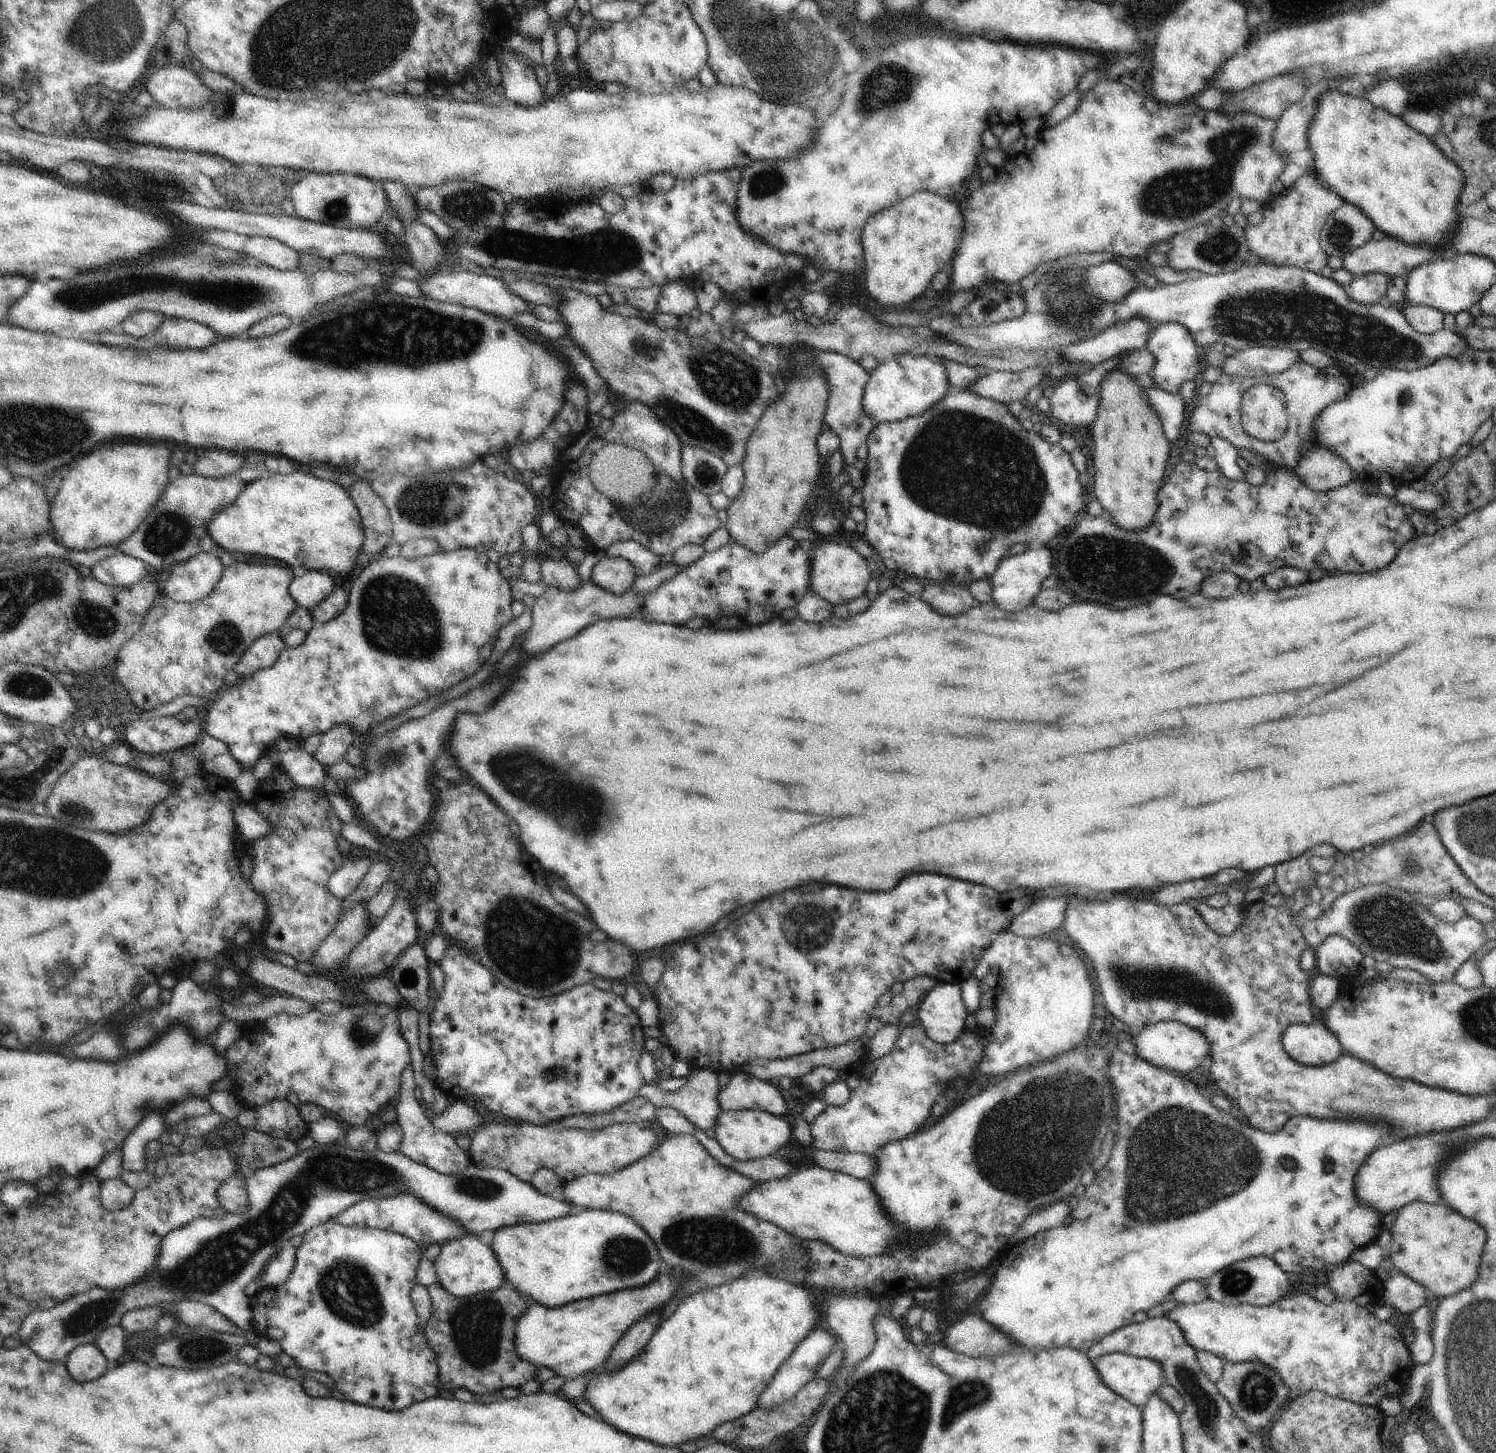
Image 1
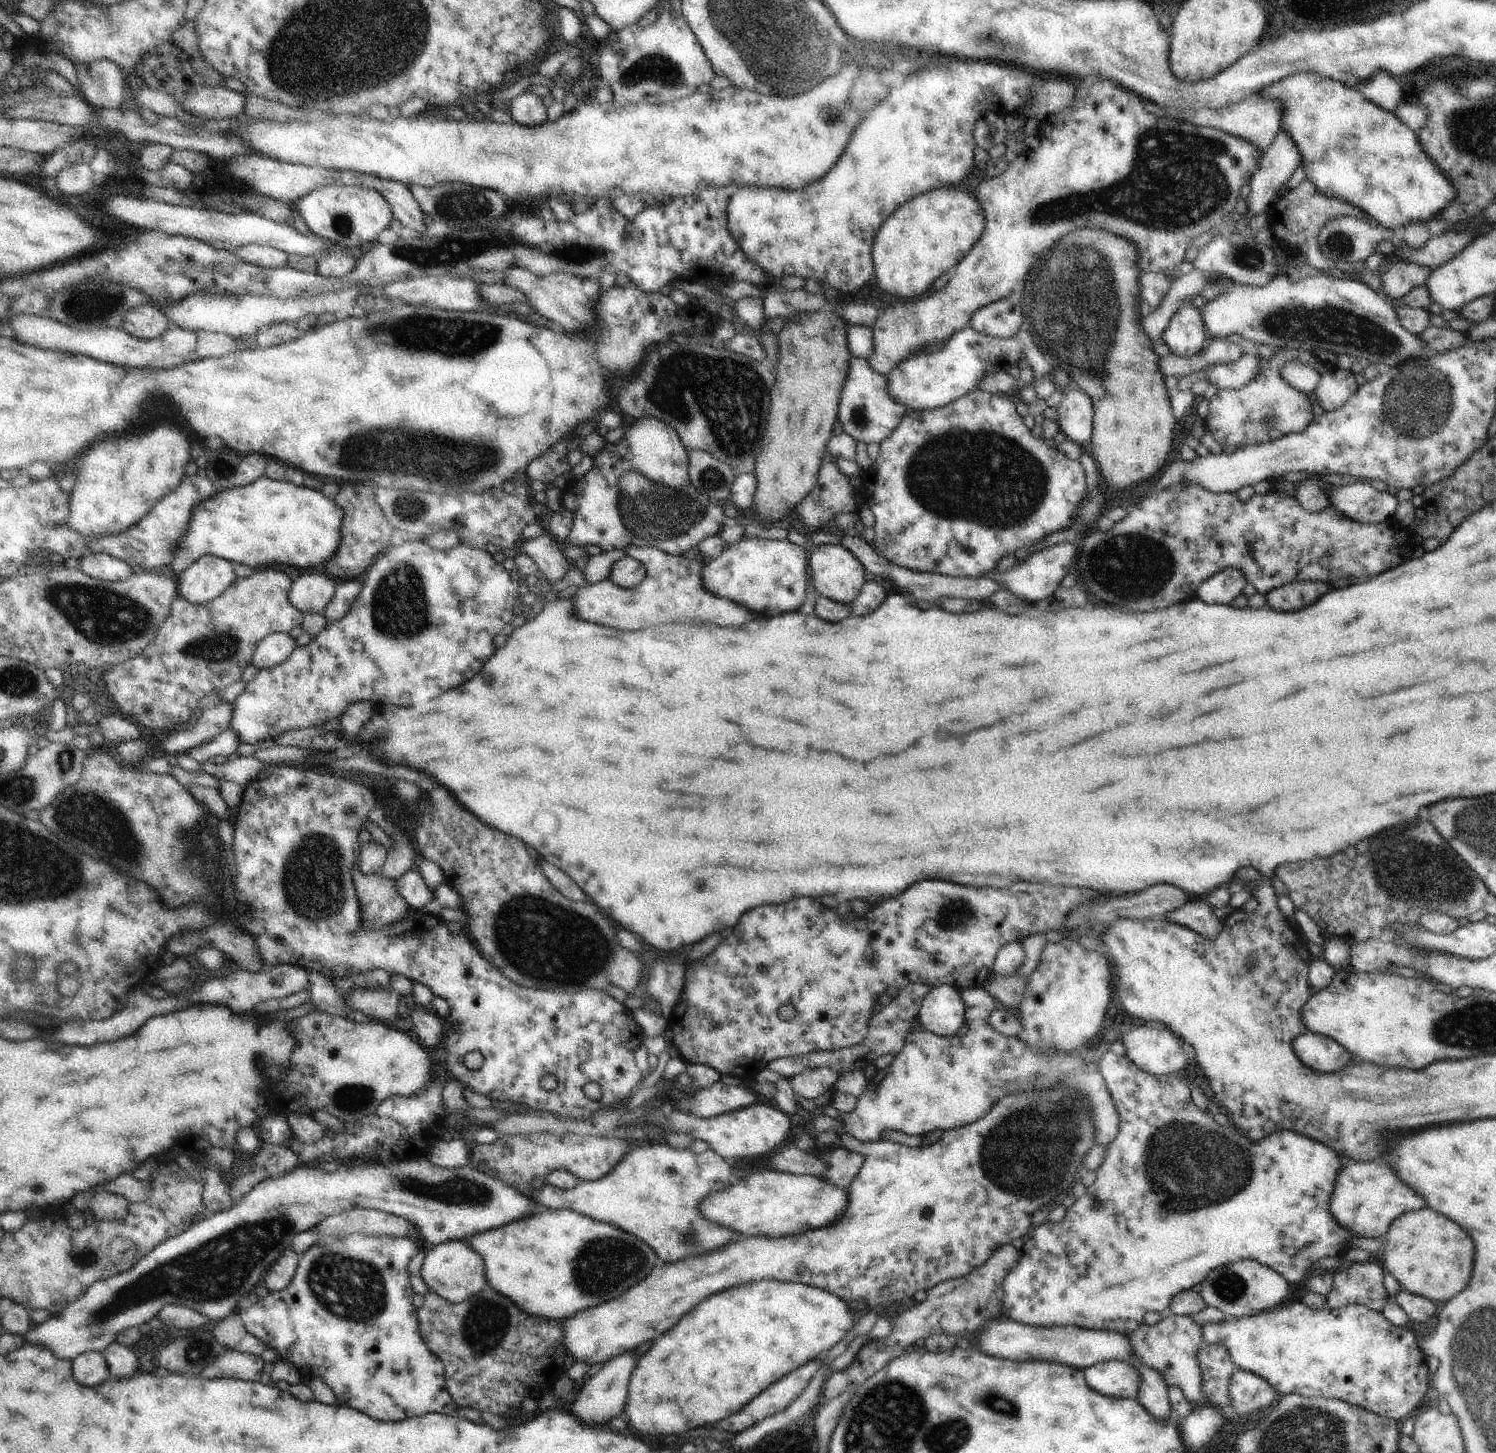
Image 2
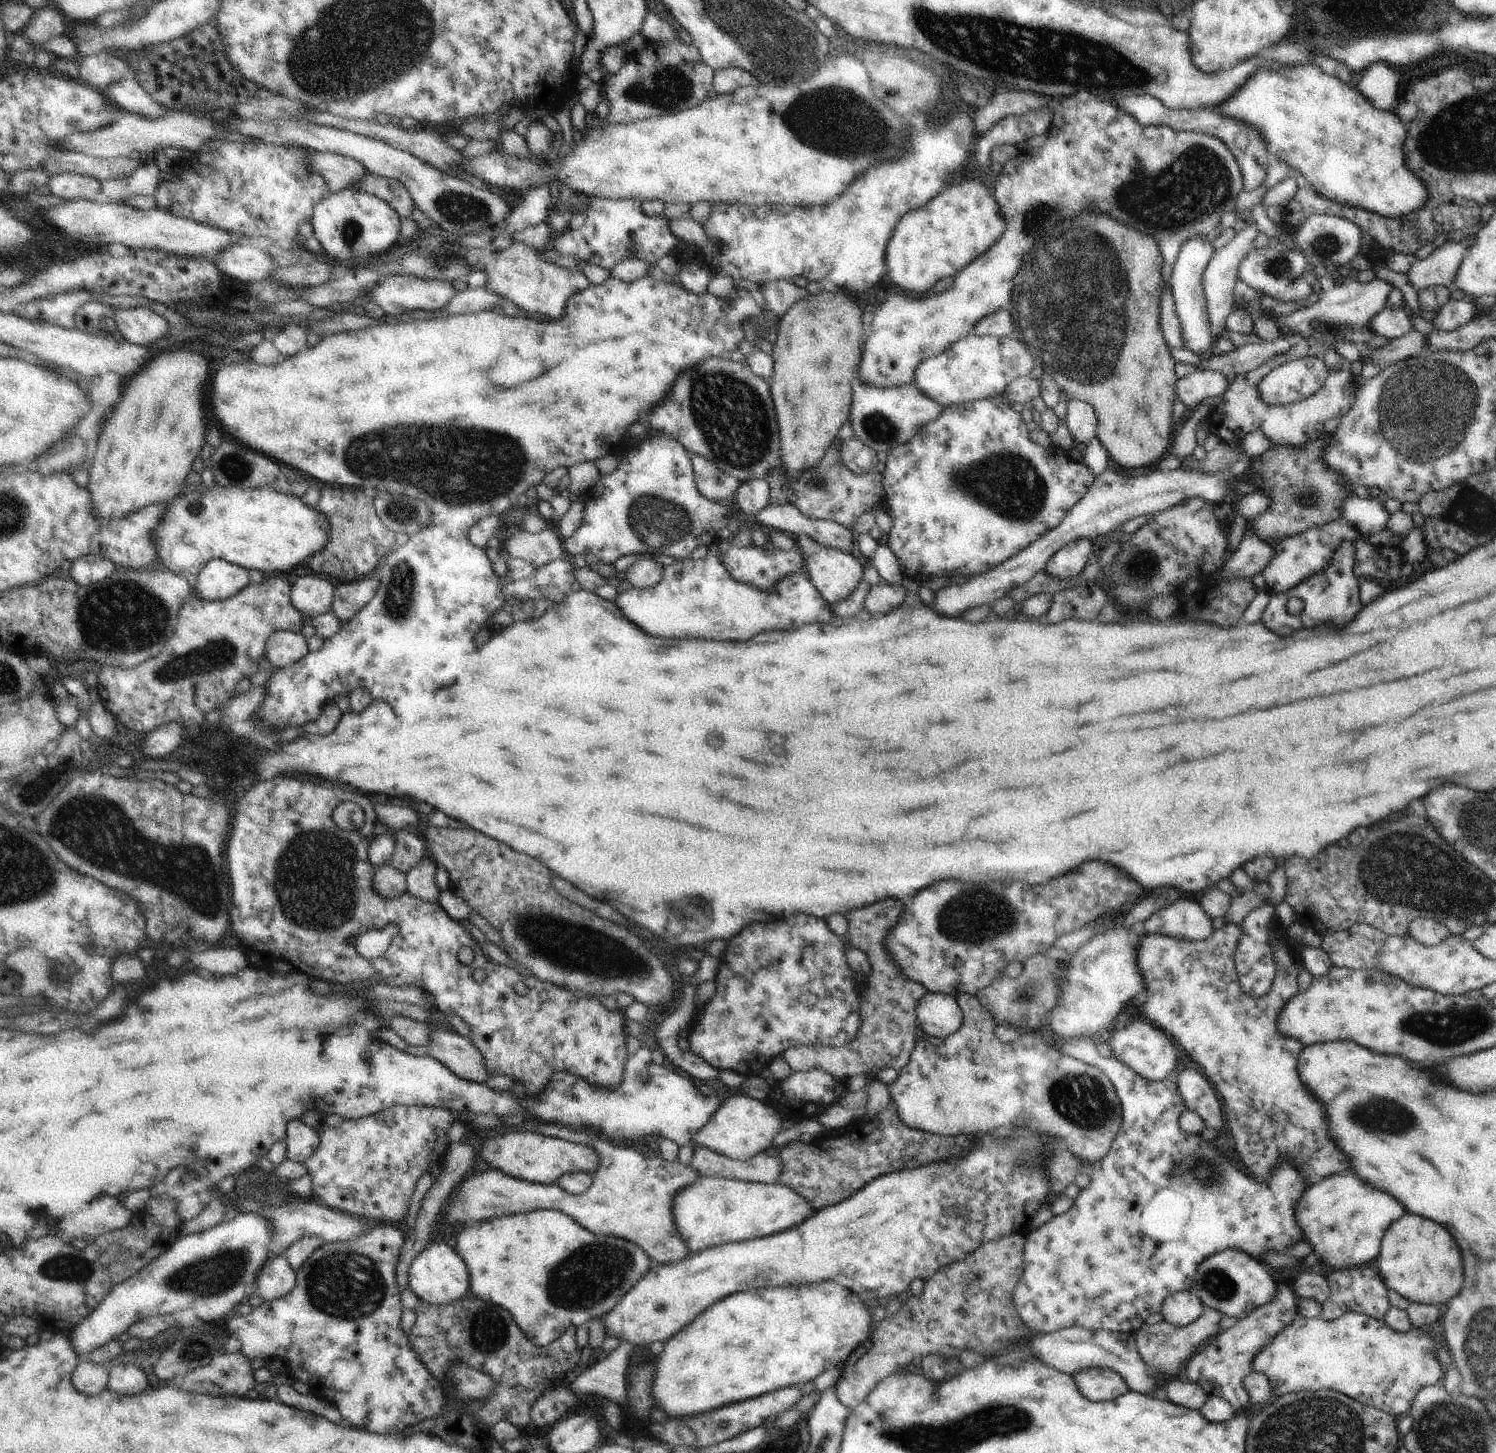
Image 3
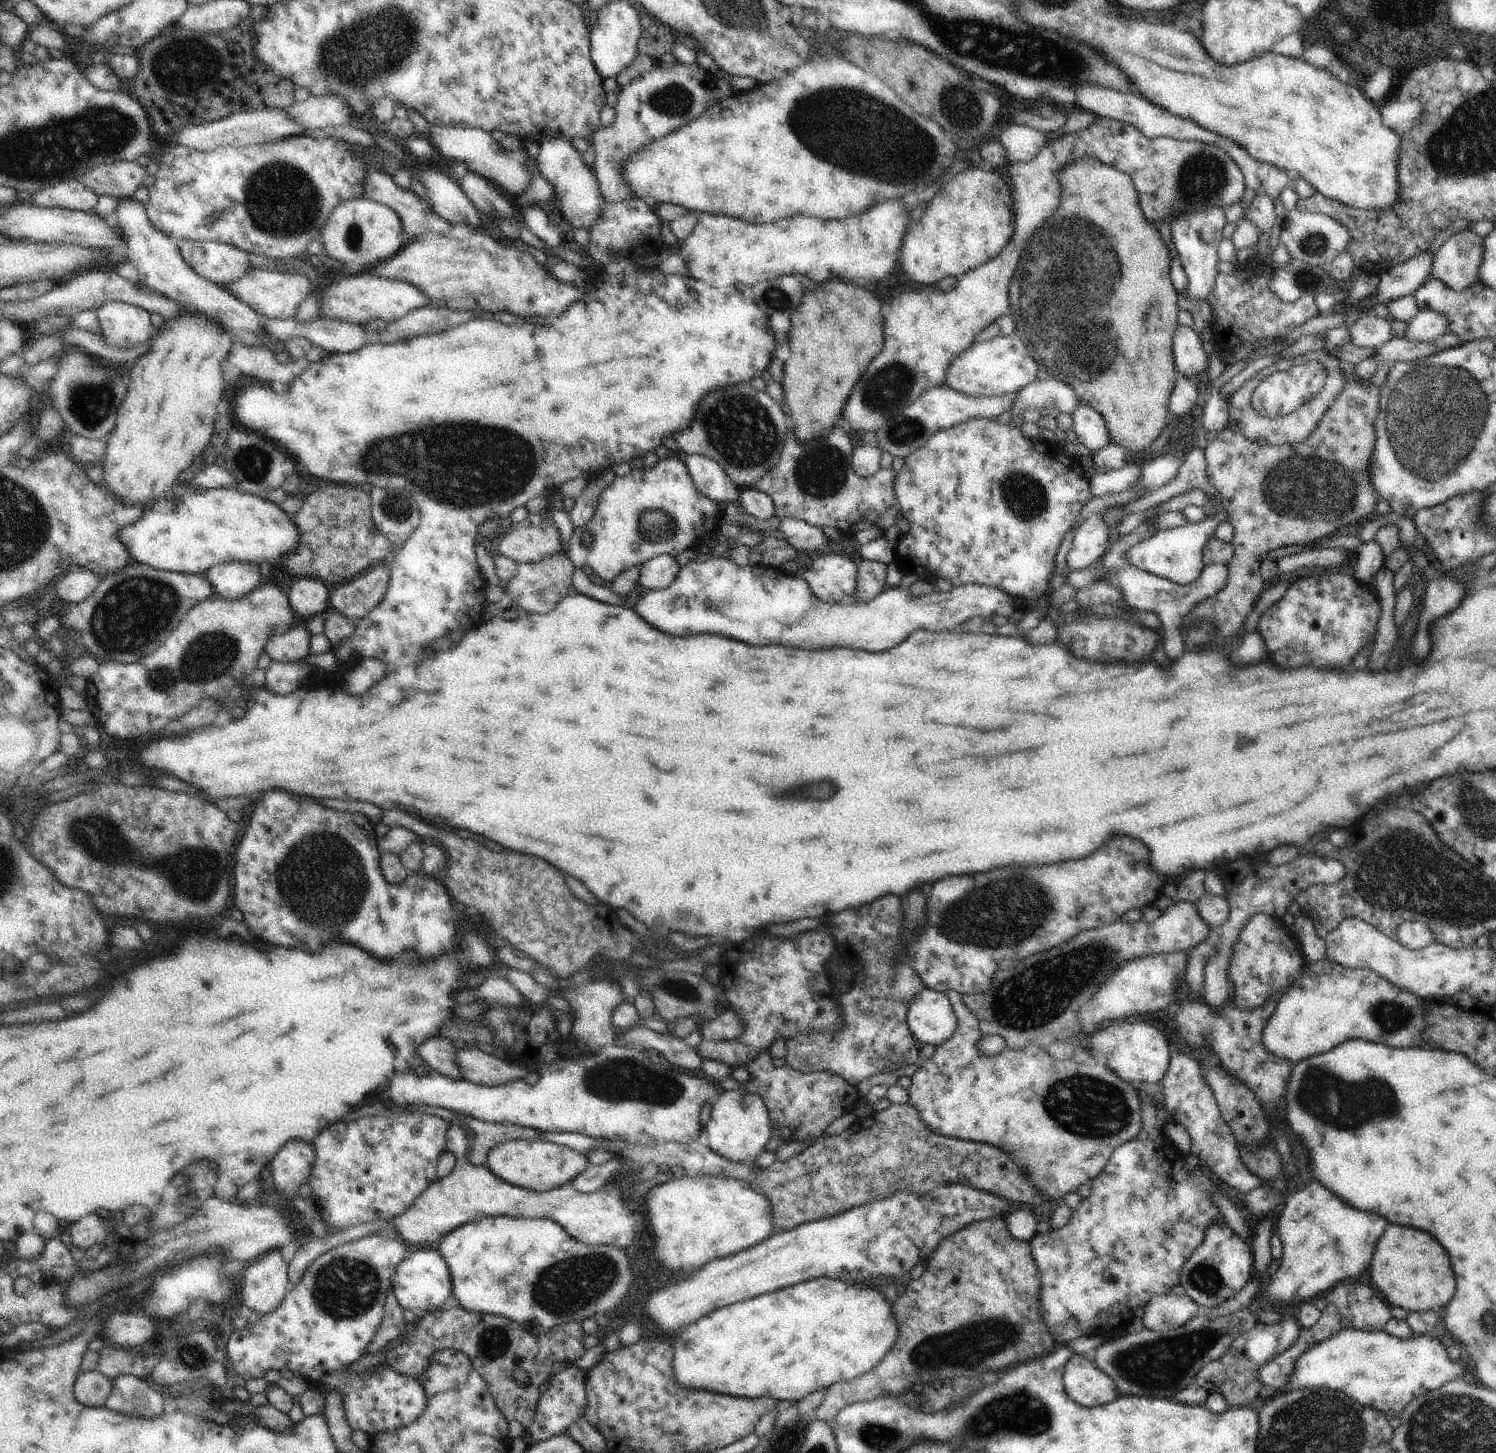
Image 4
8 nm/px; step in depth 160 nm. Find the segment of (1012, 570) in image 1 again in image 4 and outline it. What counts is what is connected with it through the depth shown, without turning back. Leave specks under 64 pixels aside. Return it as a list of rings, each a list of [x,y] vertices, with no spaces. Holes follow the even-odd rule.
[[[1093,513],[1079,526],[1072,547],[1067,555],[1067,564],[1074,570],[1088,568],[1108,551],[1113,538],[1102,513]]]

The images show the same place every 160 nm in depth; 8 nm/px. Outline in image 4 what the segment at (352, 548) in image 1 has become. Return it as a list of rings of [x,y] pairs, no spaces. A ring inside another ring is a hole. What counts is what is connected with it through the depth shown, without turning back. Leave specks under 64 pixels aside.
[[[217,488],[186,492],[178,496],[177,501],[176,509],[144,511],[138,522],[120,530],[118,540],[126,547],[131,561],[165,571],[206,576],[210,568],[220,563],[240,561],[260,564],[266,560],[278,565],[286,554],[297,547],[299,532],[291,516],[287,518],[277,504],[262,497],[238,489]]]

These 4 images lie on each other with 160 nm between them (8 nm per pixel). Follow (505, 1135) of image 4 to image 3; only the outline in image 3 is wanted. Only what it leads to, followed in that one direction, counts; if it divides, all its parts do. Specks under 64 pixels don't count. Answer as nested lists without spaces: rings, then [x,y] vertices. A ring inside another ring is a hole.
[[[450,1143],[449,1150],[447,1151],[444,1159],[445,1165],[441,1174],[435,1178],[435,1182],[430,1186],[430,1190],[426,1192],[422,1206],[420,1206],[420,1212],[418,1212],[418,1218],[416,1218],[416,1226],[414,1226],[414,1232],[410,1232],[410,1236],[406,1235],[405,1244],[400,1250],[398,1266],[396,1266],[396,1284],[398,1284],[398,1290],[402,1294],[406,1284],[408,1284],[408,1272],[410,1270],[411,1263],[414,1258],[426,1249],[426,1242],[430,1240],[430,1232],[434,1232],[432,1228],[438,1224],[438,1214],[441,1213],[441,1209],[445,1204],[445,1201],[449,1198],[449,1195],[456,1188],[456,1184],[462,1181],[462,1178],[472,1171],[474,1164],[476,1164],[476,1156],[478,1156],[478,1150],[474,1149],[465,1143]]]

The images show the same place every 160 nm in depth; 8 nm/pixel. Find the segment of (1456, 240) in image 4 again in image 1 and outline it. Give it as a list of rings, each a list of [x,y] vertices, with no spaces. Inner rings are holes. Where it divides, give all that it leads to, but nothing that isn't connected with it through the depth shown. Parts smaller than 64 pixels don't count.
[[[1371,273],[1361,278],[1354,277],[1354,280],[1348,285],[1342,285],[1346,294],[1362,305],[1377,304],[1386,295],[1388,290],[1390,276],[1384,273]]]

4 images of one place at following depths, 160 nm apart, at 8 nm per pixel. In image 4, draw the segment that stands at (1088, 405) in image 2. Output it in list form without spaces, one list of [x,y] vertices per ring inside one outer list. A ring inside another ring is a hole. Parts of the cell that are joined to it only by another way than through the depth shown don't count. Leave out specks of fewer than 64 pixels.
[[[1080,403],[1071,417],[1073,418],[1073,431],[1079,443],[1091,450],[1092,454],[1112,443],[1106,418],[1086,403]]]

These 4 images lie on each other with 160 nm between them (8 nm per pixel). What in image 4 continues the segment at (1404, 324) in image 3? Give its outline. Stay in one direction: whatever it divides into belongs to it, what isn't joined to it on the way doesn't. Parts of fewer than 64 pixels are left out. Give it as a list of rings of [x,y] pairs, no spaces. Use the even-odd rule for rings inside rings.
[[[1366,314],[1350,327],[1350,343],[1355,346],[1376,350],[1394,338],[1388,318]]]

